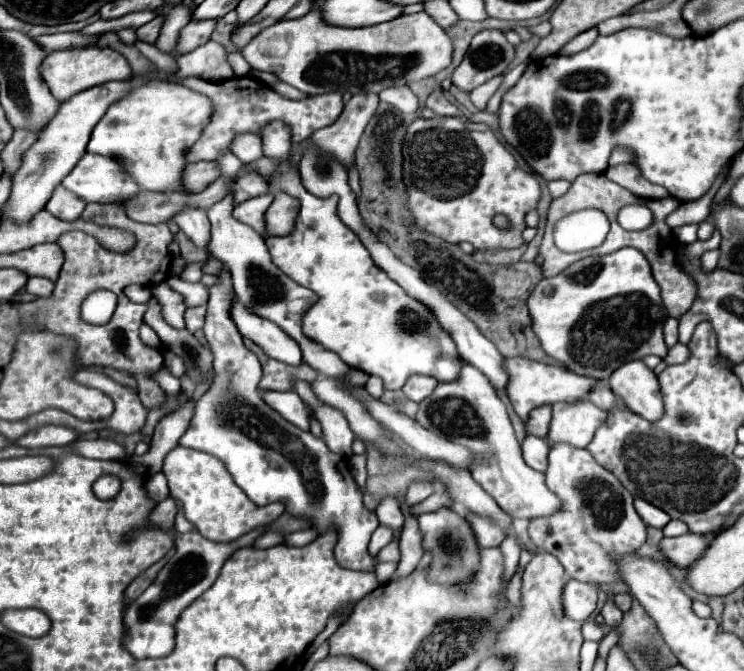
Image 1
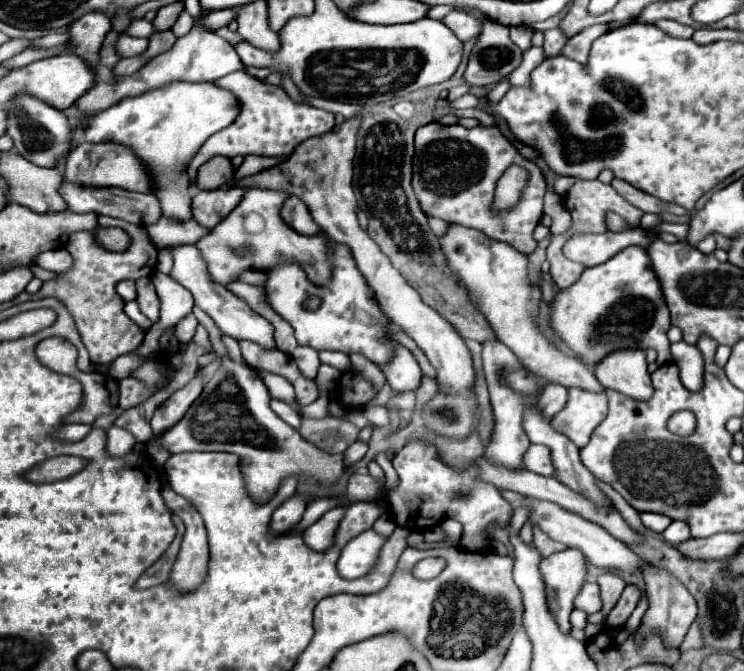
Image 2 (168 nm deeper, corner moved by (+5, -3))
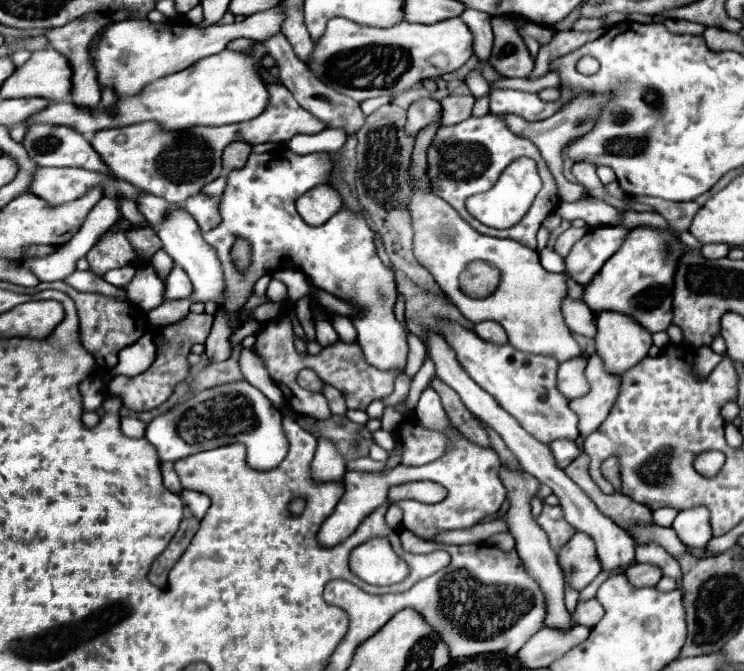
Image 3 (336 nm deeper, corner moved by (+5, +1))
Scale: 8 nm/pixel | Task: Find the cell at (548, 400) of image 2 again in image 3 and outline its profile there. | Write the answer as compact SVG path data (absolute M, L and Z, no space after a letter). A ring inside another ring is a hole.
M586 357L566 361L558 367L558 391L562 391L562 395L566 395L568 401L588 393L584 367L586 367Z

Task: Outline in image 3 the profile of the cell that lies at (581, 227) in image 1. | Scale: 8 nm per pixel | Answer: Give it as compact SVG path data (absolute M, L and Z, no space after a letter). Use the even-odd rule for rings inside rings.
M594 227L580 241L574 243L570 255L566 257L568 275L586 285L600 267L620 249L628 235L626 227Z

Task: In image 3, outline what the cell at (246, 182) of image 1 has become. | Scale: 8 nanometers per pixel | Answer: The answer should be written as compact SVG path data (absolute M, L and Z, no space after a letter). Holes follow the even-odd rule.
M202 193L186 199L184 203L184 209L194 217L200 231L210 231L218 227L218 223L222 221L218 207L220 207L220 197L202 195Z

